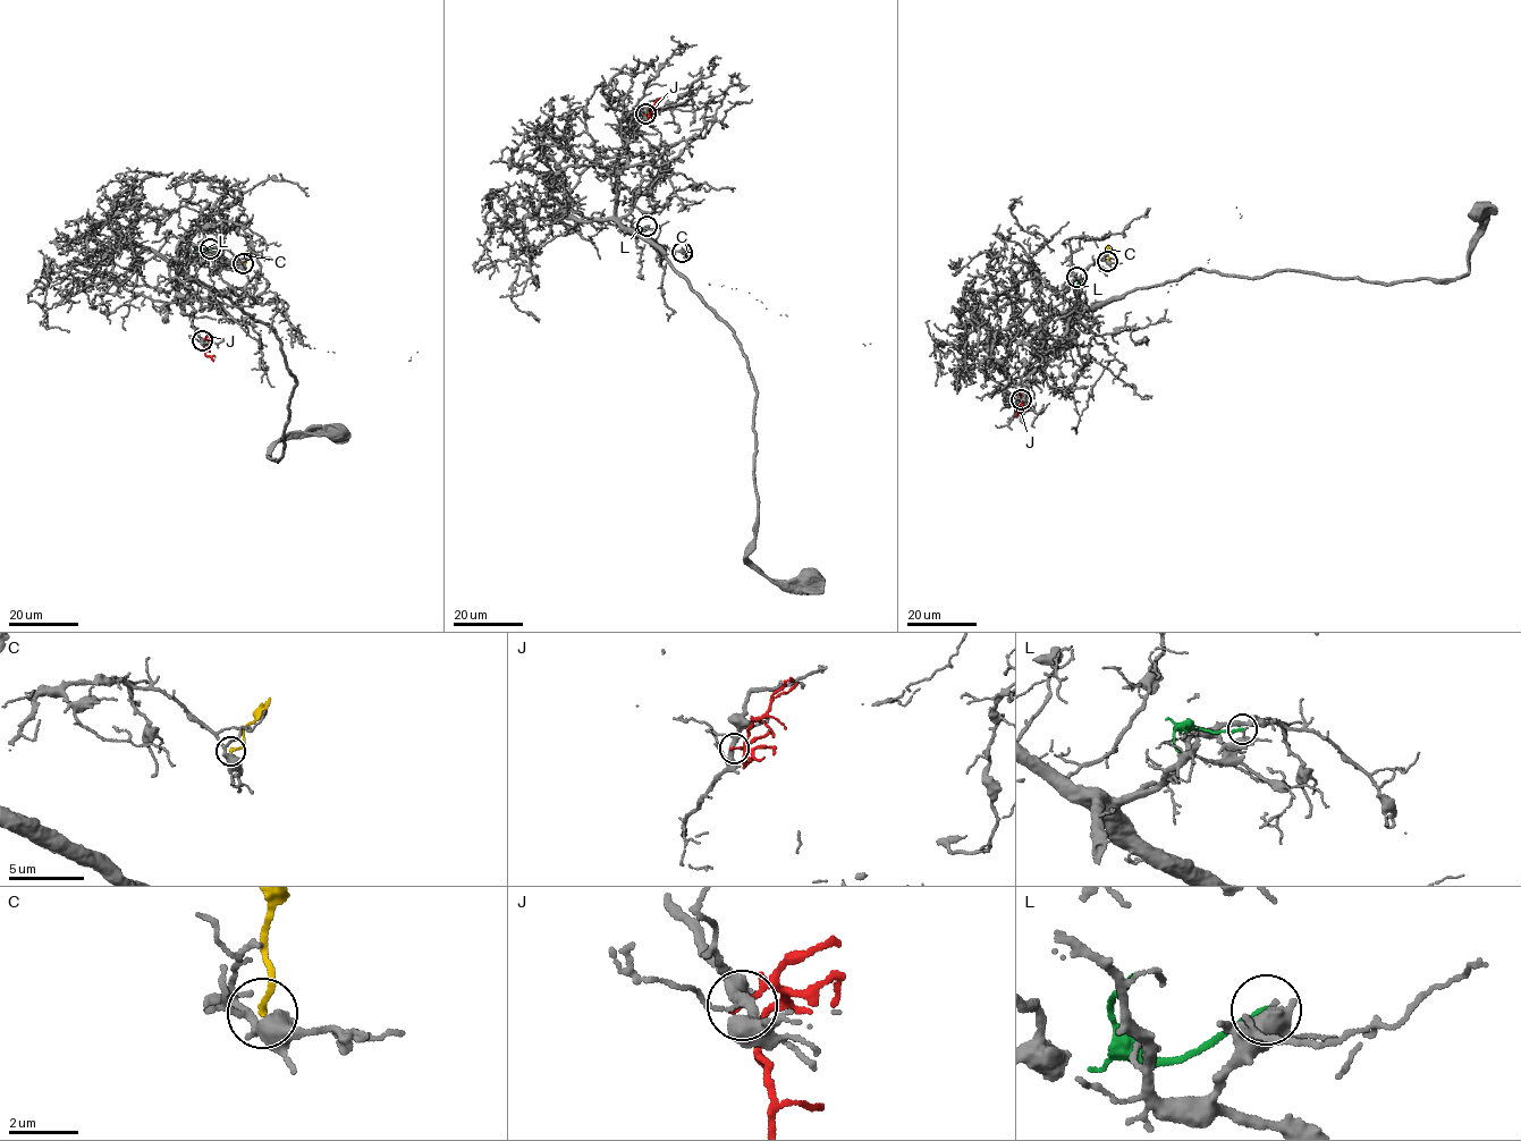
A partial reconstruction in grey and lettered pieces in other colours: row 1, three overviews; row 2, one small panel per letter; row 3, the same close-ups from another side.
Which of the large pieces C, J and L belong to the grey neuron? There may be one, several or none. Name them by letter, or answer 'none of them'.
none of them

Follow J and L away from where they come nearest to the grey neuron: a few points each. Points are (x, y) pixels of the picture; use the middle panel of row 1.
J: (645, 113), (650, 117), (650, 107), (659, 98)
L: (647, 226), (634, 230), (633, 222)

